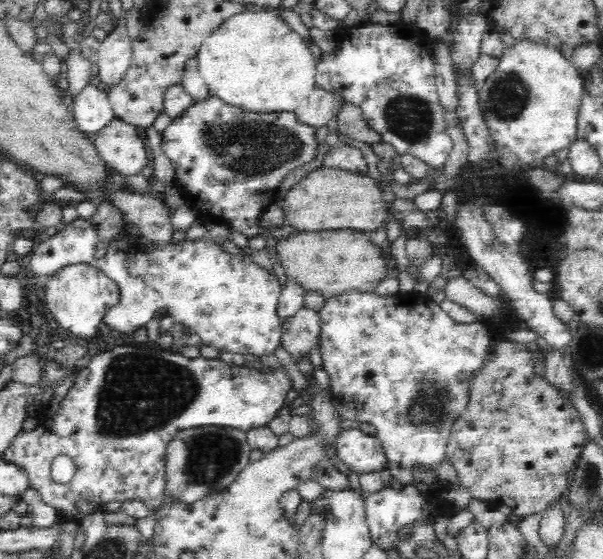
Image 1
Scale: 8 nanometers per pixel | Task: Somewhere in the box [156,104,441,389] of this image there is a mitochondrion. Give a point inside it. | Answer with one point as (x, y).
(253, 148)

